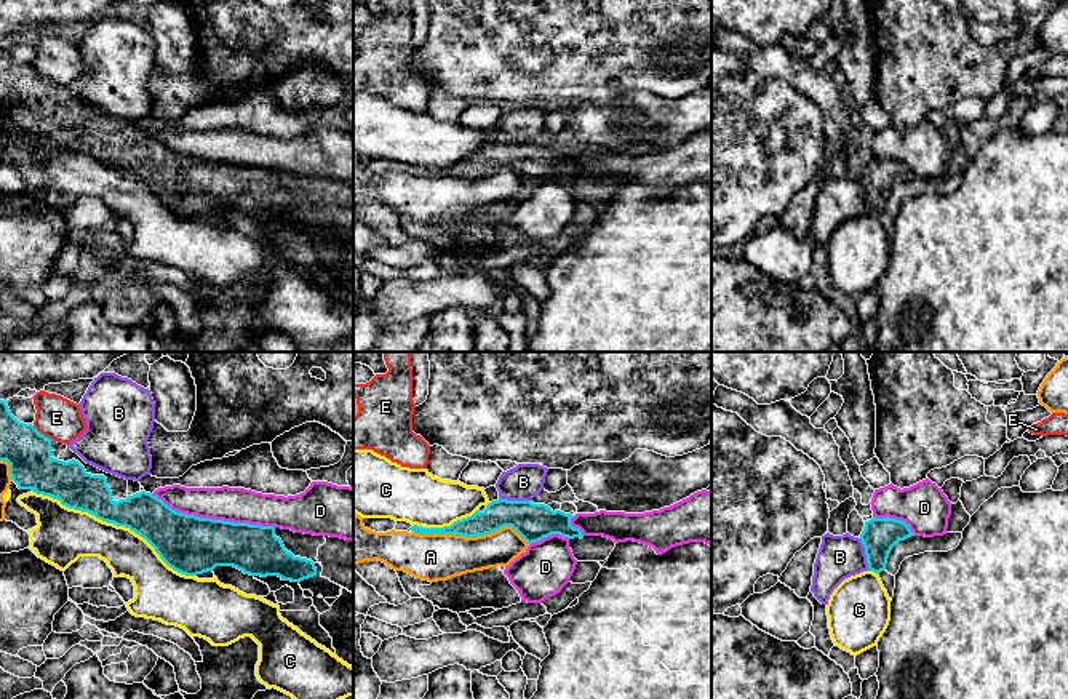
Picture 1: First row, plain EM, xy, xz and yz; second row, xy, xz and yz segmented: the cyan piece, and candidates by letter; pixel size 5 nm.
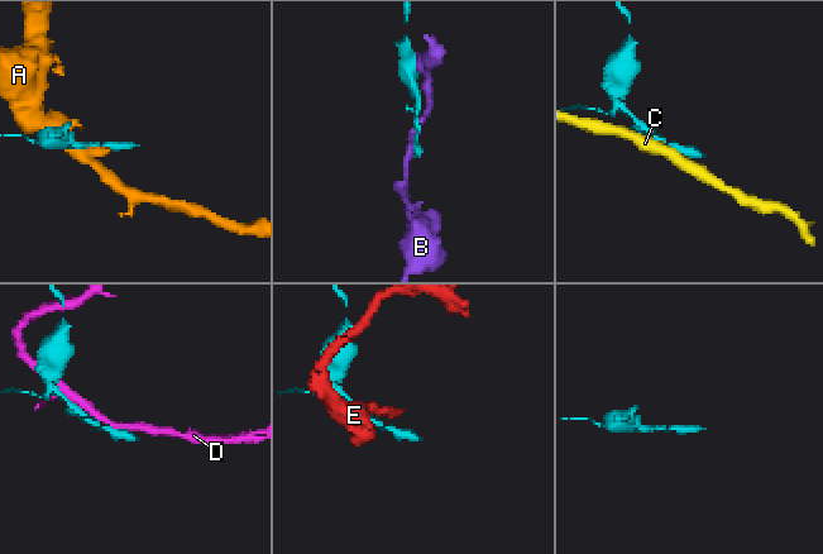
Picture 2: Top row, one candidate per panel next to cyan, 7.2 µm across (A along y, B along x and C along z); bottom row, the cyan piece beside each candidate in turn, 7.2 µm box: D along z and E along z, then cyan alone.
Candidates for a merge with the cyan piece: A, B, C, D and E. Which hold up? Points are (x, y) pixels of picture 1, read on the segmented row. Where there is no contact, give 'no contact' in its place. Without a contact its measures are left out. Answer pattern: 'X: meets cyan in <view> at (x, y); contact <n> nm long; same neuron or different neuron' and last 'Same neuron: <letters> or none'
A: meets cyan in xz at (470, 536); contact 600 nm long; different neuron
B: meets cyan in yz at (865, 554); contact 180 nm long; different neuron
C: meets cyan in xy at (115, 523); contact 900 nm long; different neuron
D: meets cyan in xy at (215, 520); contact 650 nm long; different neuron
E: meets cyan in xy at (43, 435); contact 130 nm long; different neuron
Same neuron: none

